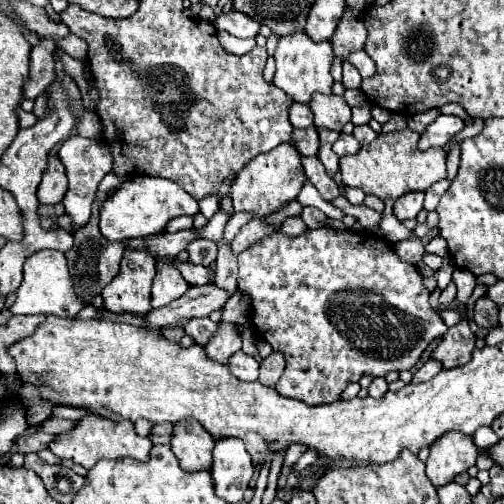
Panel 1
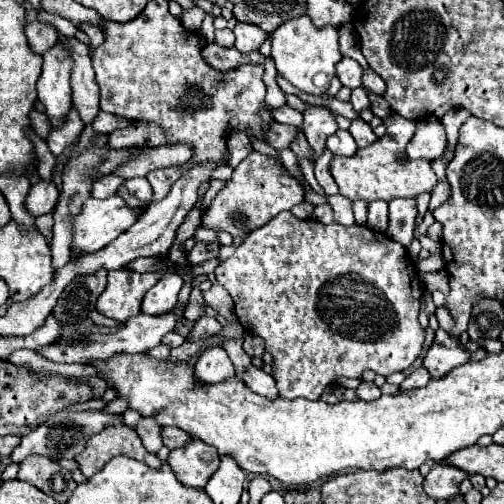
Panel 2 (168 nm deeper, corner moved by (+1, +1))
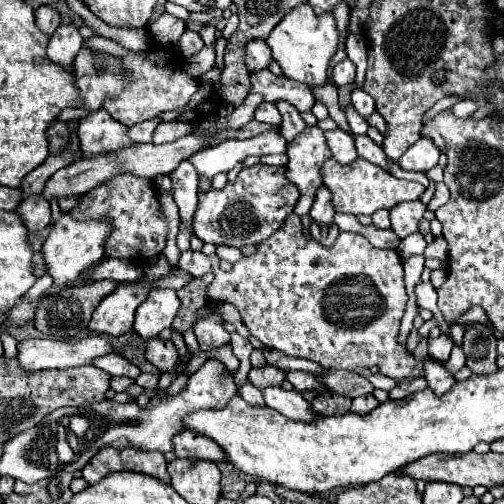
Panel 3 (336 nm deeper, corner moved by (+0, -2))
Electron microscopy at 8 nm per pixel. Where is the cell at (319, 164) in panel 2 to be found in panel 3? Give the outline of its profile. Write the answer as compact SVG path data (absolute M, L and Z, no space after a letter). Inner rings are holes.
M324 185L316 193L312 211L308 215L310 215L312 223L316 223L320 229L332 227L332 223L334 223L334 209L332 209L332 203L330 203L330 193L328 193L328 189Z

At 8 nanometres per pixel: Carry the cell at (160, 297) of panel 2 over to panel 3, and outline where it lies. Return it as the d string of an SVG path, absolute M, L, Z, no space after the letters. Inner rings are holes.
M152 289L136 311L134 333L142 339L156 337L162 329L172 325L178 307L180 299L174 289Z

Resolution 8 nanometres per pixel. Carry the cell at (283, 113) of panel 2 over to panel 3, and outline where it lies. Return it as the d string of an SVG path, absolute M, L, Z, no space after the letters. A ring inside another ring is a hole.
M262 101L262 103L256 107L254 119L256 119L256 121L262 121L262 123L268 123L268 125L280 125L280 123L282 123L282 117L280 117L278 109L274 107L274 103L266 103L266 101Z

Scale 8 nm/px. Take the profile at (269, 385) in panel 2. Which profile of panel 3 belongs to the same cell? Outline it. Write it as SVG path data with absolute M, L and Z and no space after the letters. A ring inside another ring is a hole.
M268 387L262 391L262 395L270 409L282 413L288 419L304 423L312 423L316 419L314 409L300 391L284 391L282 387Z

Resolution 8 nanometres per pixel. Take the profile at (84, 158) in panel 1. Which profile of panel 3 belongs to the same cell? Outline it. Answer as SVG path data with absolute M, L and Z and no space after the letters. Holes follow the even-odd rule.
M44 275L44 277L40 277L40 279L28 289L28 293L26 293L22 299L28 299L28 301L40 299L50 287L52 287L52 279L50 279L50 275Z

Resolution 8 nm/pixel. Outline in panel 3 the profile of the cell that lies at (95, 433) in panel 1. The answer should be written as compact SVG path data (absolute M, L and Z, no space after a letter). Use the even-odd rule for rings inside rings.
M112 447L100 449L88 463L88 467L82 469L82 477L94 485L102 477L116 473L116 471L136 471L150 475L154 479L160 479L160 483L170 483L170 475L166 471L168 461L158 451L136 451L136 449L124 449L116 451Z

